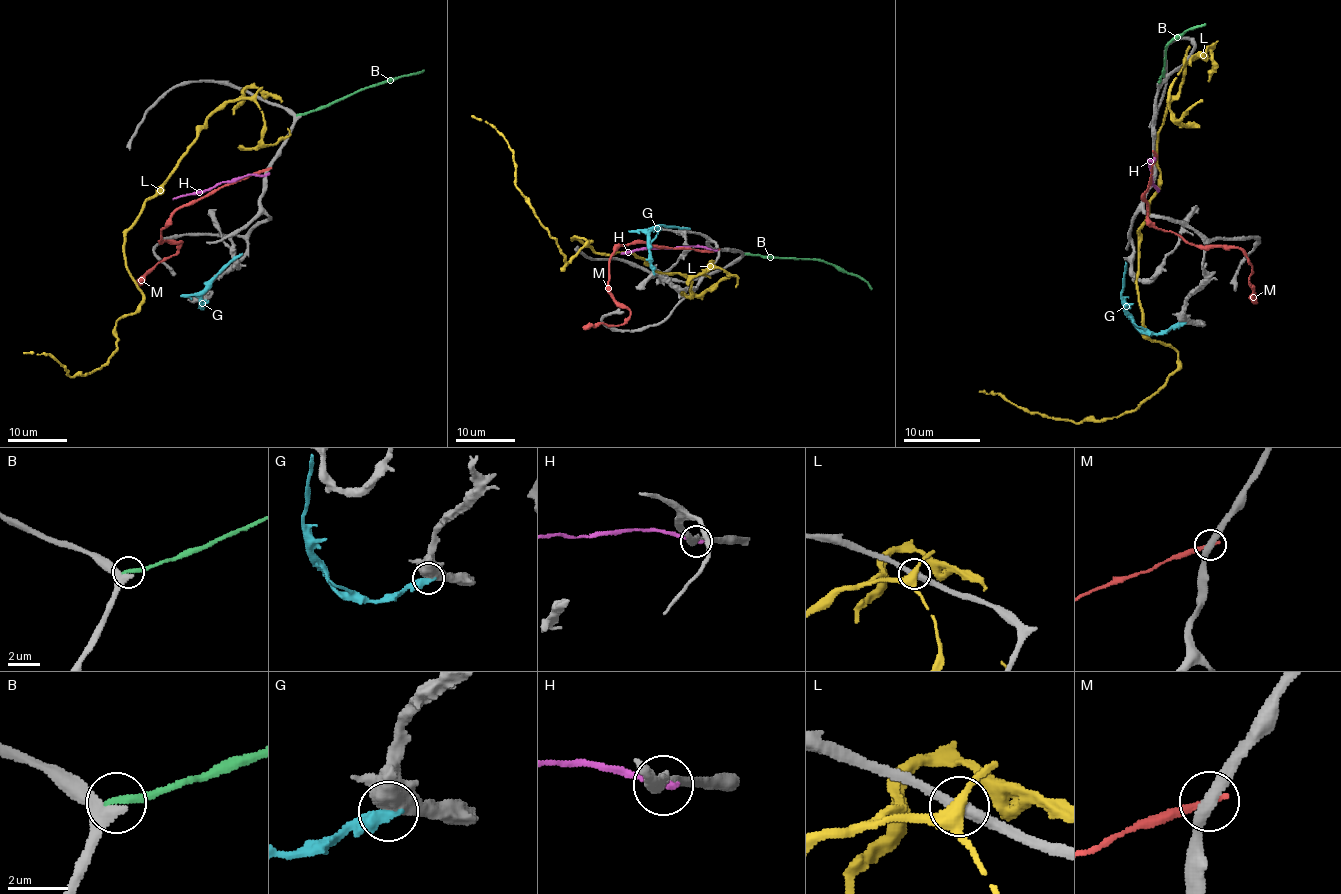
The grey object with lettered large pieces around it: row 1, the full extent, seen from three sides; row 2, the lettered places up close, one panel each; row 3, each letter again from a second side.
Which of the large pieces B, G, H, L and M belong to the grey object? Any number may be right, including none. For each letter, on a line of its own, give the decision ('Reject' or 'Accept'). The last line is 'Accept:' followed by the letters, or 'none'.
B: Reject
G: Reject
H: Reject
L: Reject
M: Reject
Accept: none

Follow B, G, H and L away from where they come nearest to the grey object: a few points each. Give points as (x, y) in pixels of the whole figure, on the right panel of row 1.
B: (1159, 83), (1167, 44), (1184, 31), (1206, 23)
G: (1182, 323), (1159, 333), (1142, 333), (1132, 321), (1121, 294), (1125, 261)
H: (1154, 160), (1148, 161), (1152, 183), (1157, 192)
L: (1186, 58), (1157, 135), (1136, 281), (1142, 327), (1177, 352), (1177, 369), (1134, 410), (1079, 423), (979, 390)

